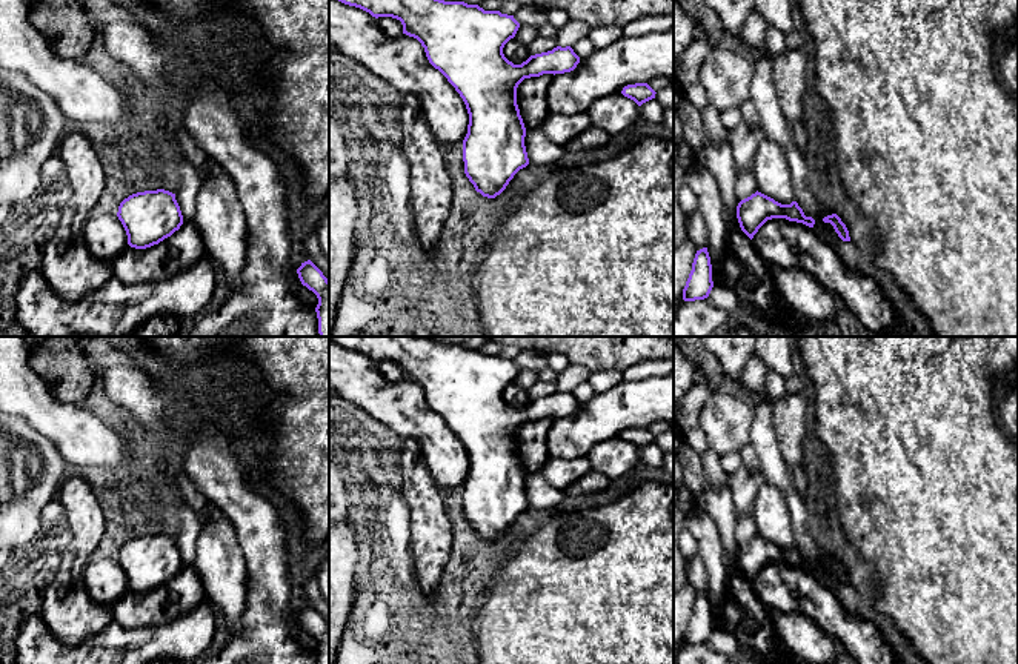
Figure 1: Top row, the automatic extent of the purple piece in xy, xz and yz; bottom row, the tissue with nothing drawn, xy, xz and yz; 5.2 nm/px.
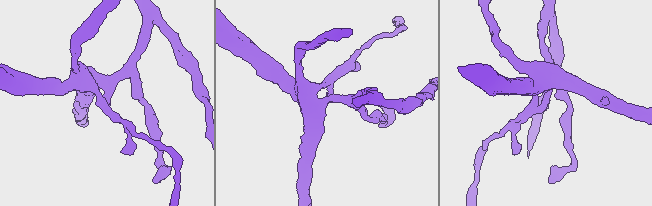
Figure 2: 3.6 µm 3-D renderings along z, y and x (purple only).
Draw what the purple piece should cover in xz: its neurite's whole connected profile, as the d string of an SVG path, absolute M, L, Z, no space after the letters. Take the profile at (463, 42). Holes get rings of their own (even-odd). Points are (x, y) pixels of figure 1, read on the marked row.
M338 0L360 8L372 17L392 17L401 22L403 34L417 38L429 63L438 69L463 98L469 124L463 140L464 174L483 197L500 195L514 175L529 164L524 137L526 128L517 105L517 88L524 78L543 74L571 72L580 57L571 46L531 55L514 65L504 54L504 45L515 37L520 23L514 15L484 11L478 5L444 0Z

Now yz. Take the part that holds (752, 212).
M758 191L738 203L737 218L741 231L750 240L758 229L772 218L786 218L789 221L803 223L809 227L813 227L815 224L815 220L812 217L806 217L797 201L781 204Z

